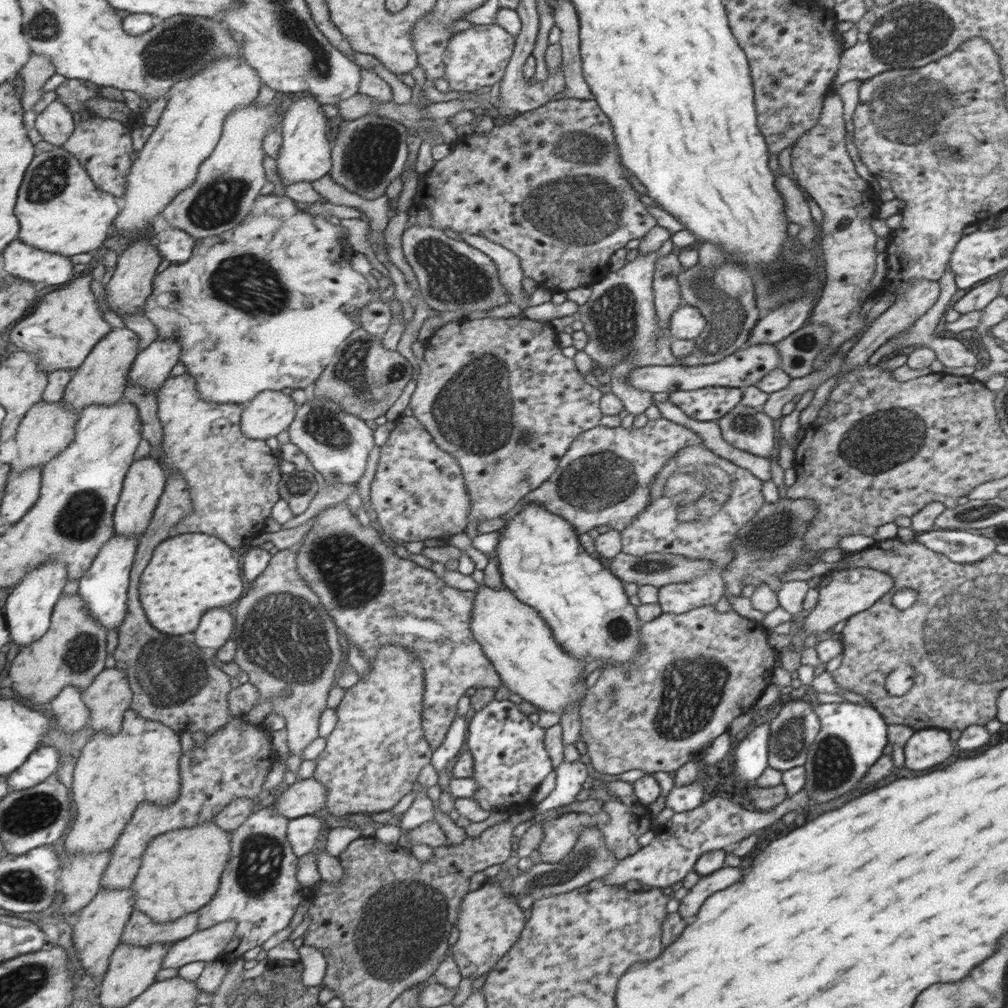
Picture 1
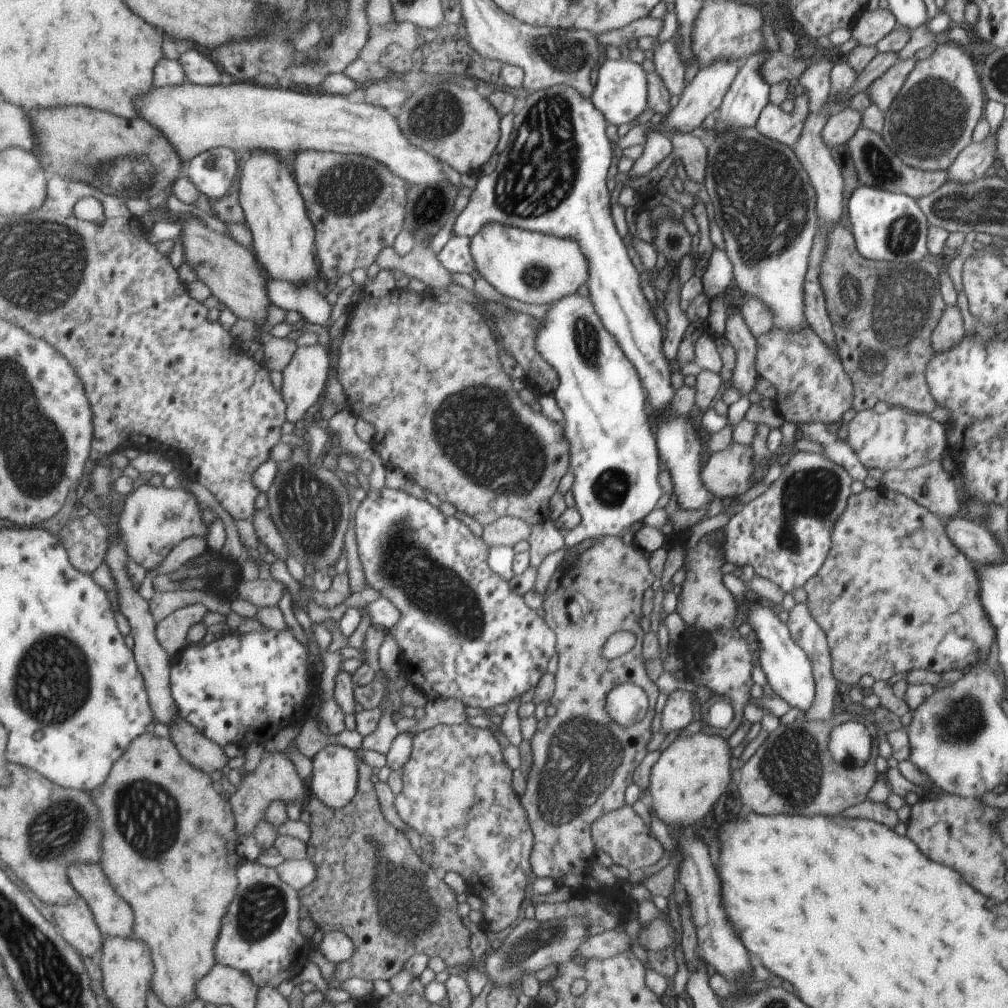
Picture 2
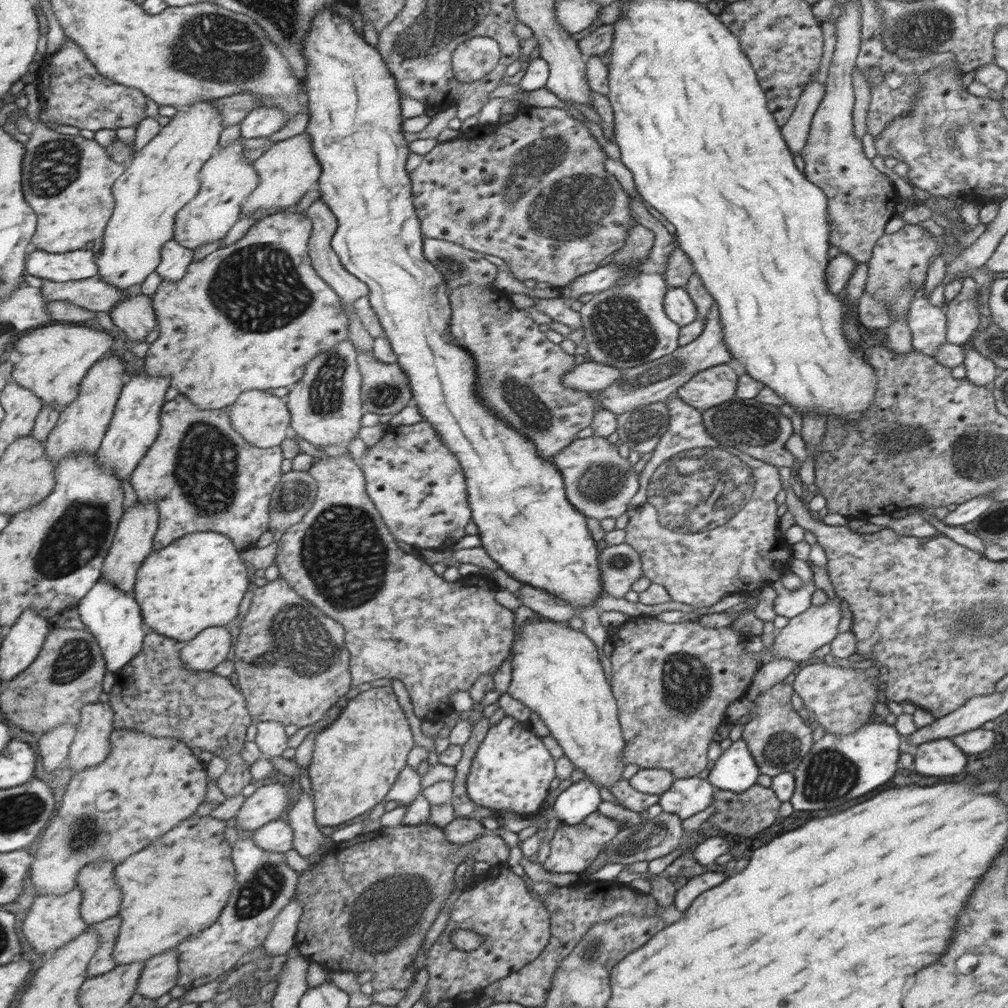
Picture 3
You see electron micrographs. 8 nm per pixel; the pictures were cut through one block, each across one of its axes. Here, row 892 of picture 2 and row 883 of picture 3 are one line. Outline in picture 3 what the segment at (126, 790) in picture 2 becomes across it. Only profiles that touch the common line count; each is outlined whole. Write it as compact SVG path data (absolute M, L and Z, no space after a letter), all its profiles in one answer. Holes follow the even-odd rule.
M195 814L187 821L181 821L169 834L157 838L153 846L147 846L116 867L116 881L124 895L120 910L123 922L114 950L118 964L146 962L151 957L177 948L187 937L208 929L219 920L232 897L232 890L236 888L236 863L233 844L226 834L227 827L225 818Z

